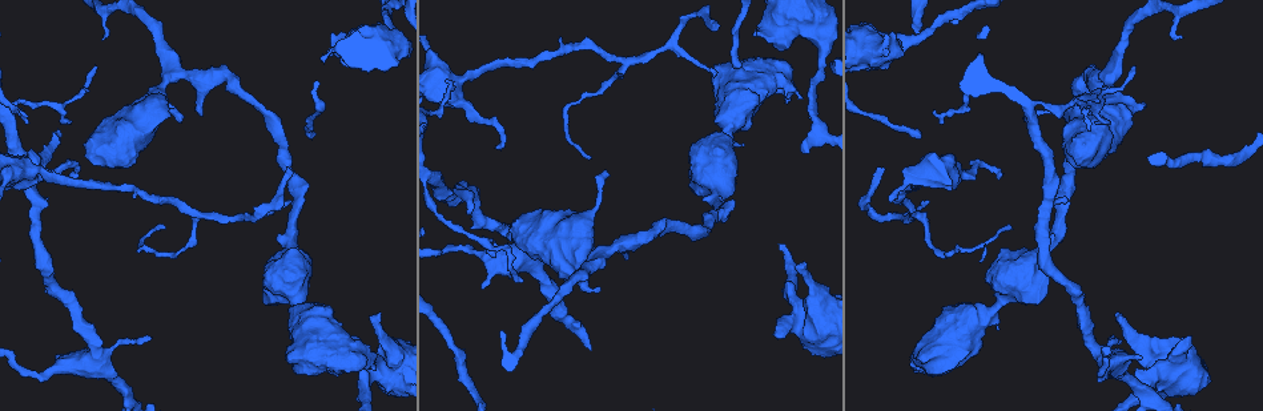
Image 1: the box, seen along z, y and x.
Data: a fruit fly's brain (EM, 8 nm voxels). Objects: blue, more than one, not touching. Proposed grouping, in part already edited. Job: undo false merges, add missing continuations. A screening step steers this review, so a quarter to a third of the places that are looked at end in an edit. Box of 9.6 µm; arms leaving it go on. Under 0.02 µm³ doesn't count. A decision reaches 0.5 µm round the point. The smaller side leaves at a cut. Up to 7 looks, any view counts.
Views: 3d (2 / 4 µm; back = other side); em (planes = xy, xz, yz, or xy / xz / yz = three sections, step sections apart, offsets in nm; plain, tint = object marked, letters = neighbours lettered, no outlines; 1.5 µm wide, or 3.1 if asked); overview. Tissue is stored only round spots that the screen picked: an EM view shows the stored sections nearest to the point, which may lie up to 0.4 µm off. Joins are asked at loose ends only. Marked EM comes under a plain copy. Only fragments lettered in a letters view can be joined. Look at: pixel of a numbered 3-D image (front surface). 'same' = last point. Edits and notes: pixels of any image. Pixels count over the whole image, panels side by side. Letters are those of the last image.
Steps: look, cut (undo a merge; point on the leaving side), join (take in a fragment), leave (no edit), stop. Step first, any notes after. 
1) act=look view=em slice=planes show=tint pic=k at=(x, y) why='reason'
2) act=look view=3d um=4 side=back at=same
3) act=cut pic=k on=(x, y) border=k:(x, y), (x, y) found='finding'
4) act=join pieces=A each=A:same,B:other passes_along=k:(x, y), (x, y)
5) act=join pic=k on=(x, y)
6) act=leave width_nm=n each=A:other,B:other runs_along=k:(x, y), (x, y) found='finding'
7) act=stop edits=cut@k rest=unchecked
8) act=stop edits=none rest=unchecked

act=look view=em slice=xy step=8 show=tint pic=1 at=(331, 34) why='free end'

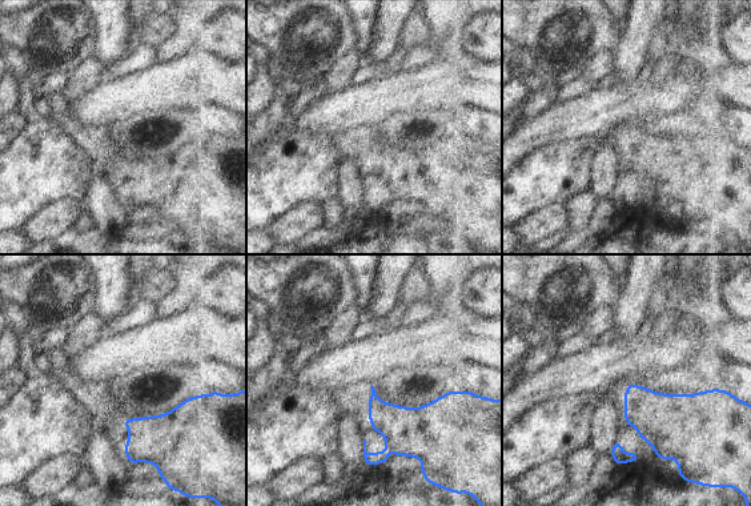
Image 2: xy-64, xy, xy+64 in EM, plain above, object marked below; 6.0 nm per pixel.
act=look view=em slice=planes show=letters at=same

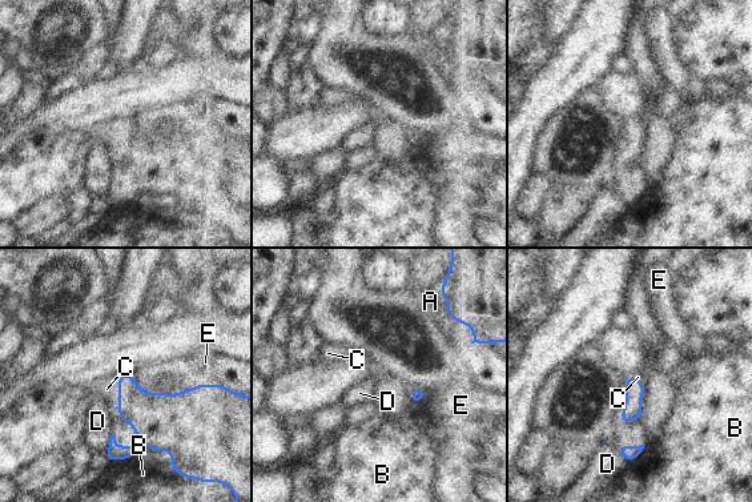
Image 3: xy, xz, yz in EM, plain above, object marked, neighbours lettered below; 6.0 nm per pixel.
act=join pieces=C each=A:other,B:other,C:same,D:other,E:other passes_along=3:(155, 417), (119, 398), (107, 389) found='the cell continues'

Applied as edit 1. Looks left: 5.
act=look view=overview

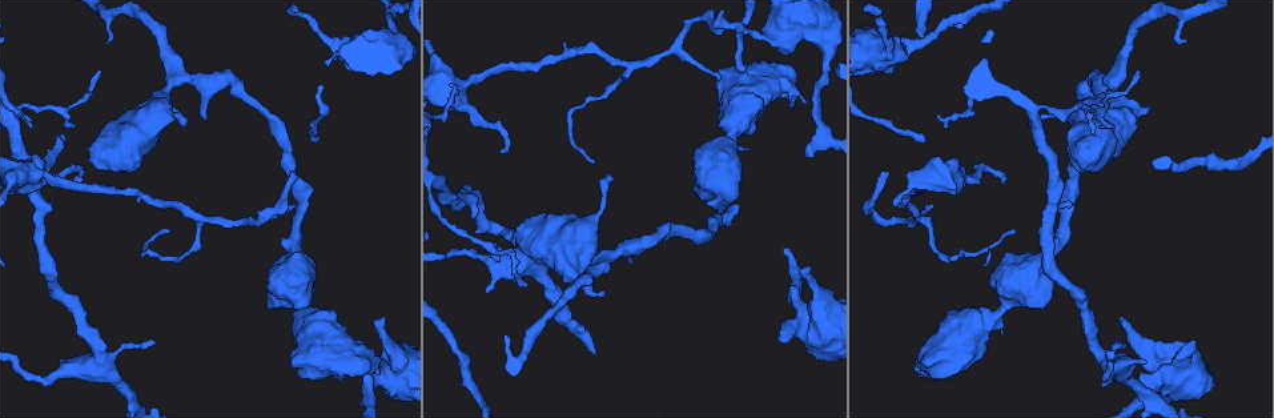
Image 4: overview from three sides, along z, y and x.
act=look view=3d um=2 pic=4 at=(107, 43) why='an open end'

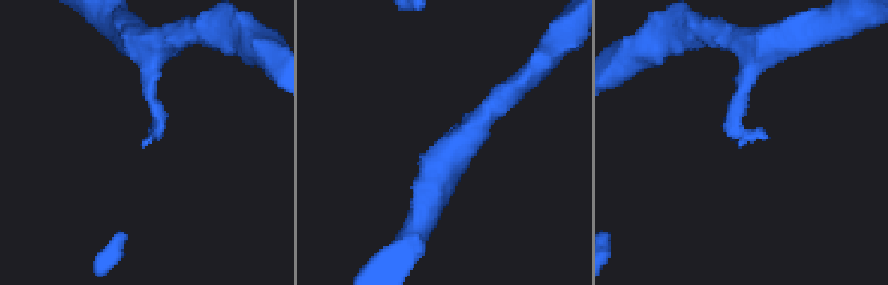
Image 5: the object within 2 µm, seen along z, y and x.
act=look view=em slice=planes show=tint pic=5 at=(741, 146)

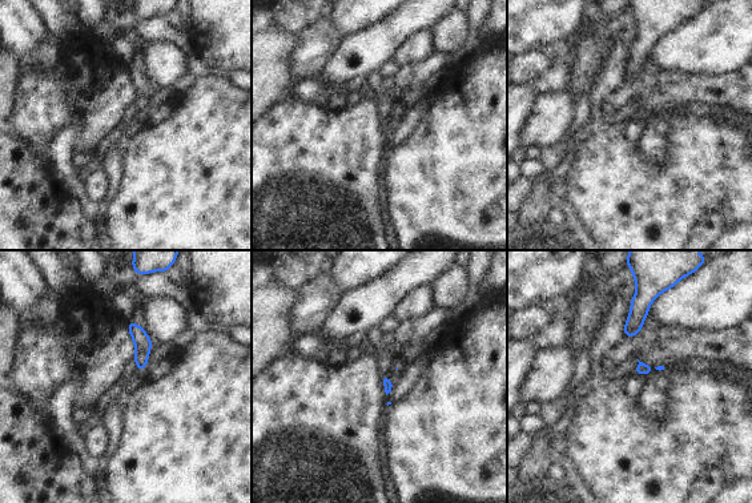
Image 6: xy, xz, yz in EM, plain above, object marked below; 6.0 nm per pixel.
act=look view=em slice=planes show=letters at=same why='what lies round it'

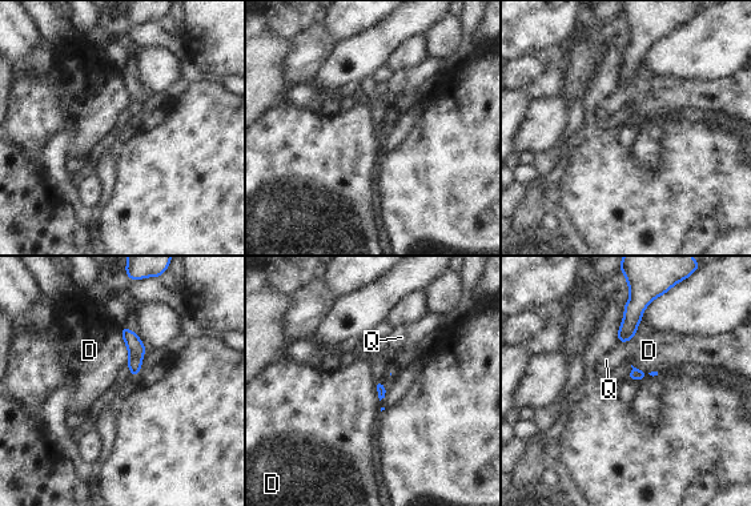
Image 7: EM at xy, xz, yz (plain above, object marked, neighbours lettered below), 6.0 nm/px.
act=leave each=D:other,Q:other border=7:(120, 332), (128, 353), (127, 364) found='no lettered fragment goes on from it'

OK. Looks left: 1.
act=stop edits=join@3 rest=unchecked

